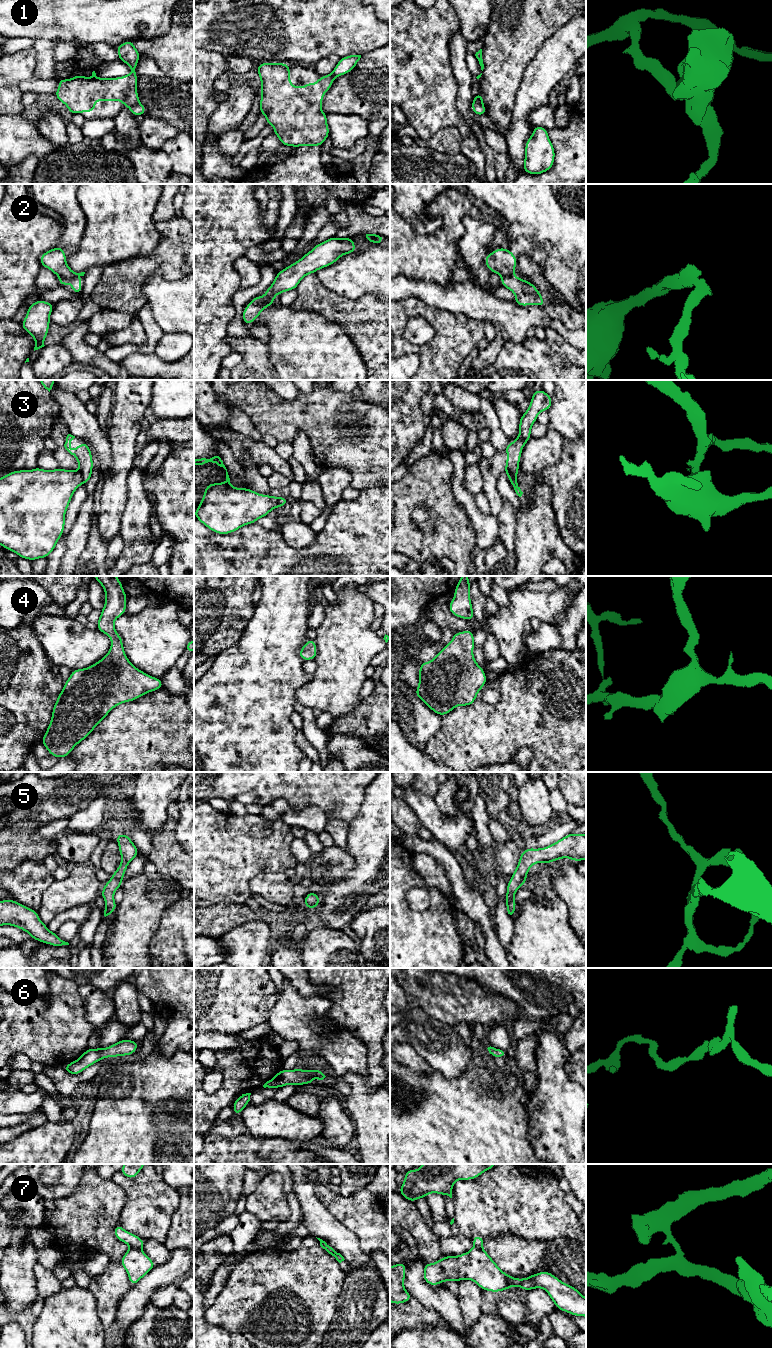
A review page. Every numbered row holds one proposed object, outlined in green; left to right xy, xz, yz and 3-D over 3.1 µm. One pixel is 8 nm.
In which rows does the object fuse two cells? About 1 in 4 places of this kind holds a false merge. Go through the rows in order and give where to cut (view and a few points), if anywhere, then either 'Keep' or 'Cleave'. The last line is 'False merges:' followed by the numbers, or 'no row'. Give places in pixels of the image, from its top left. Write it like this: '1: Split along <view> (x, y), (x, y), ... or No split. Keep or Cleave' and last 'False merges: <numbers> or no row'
1: Split along yz (475, 96), (482, 104). Cleave
2: Split along xy (78, 275), (60, 278). Cleave
3: Split along xy (78, 471), (83, 482). Cleave
4: No split. Keep
5: No split. Keep
6: No split. Keep
7: Split along xy (130, 1246), (140, 1249). Cleave
False merges: 1, 2, 3, 7

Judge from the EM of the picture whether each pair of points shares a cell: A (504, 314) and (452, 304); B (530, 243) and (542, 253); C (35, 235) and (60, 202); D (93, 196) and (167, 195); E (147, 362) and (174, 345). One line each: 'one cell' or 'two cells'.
A: one cell
B: one cell
C: two cells
D: two cells
E: two cells

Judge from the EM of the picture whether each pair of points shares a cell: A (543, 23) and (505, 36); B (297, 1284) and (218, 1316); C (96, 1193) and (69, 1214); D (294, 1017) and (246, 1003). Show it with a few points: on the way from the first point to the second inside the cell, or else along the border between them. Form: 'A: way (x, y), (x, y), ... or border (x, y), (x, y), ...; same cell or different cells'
A: way (534, 23), (524, 23), (514, 33); same cell
B: way (277, 1286), (251, 1306), (238, 1309); same cell
C: way (89, 1200), (76, 1213); same cell
D: border (276, 988), (275, 1003), (269, 1011), (267, 1022); different cells

